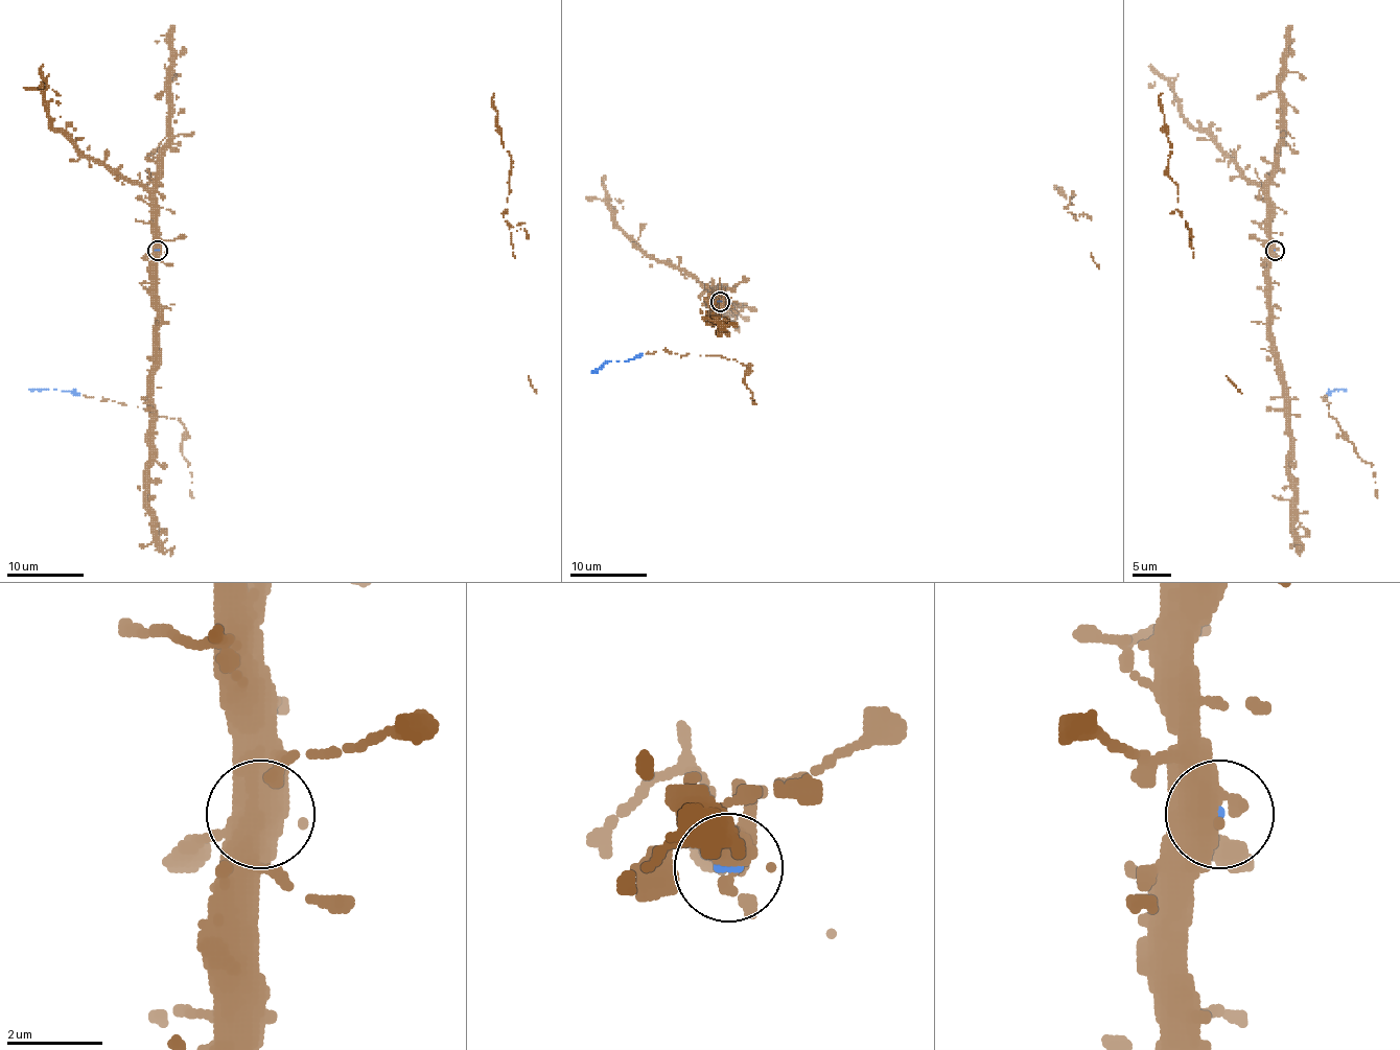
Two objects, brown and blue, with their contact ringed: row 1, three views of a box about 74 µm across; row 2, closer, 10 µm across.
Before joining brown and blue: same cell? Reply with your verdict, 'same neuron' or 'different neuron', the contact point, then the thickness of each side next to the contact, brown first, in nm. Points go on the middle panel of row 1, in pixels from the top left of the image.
same neuron; place (720, 302); calibres 480 and 130 nm

